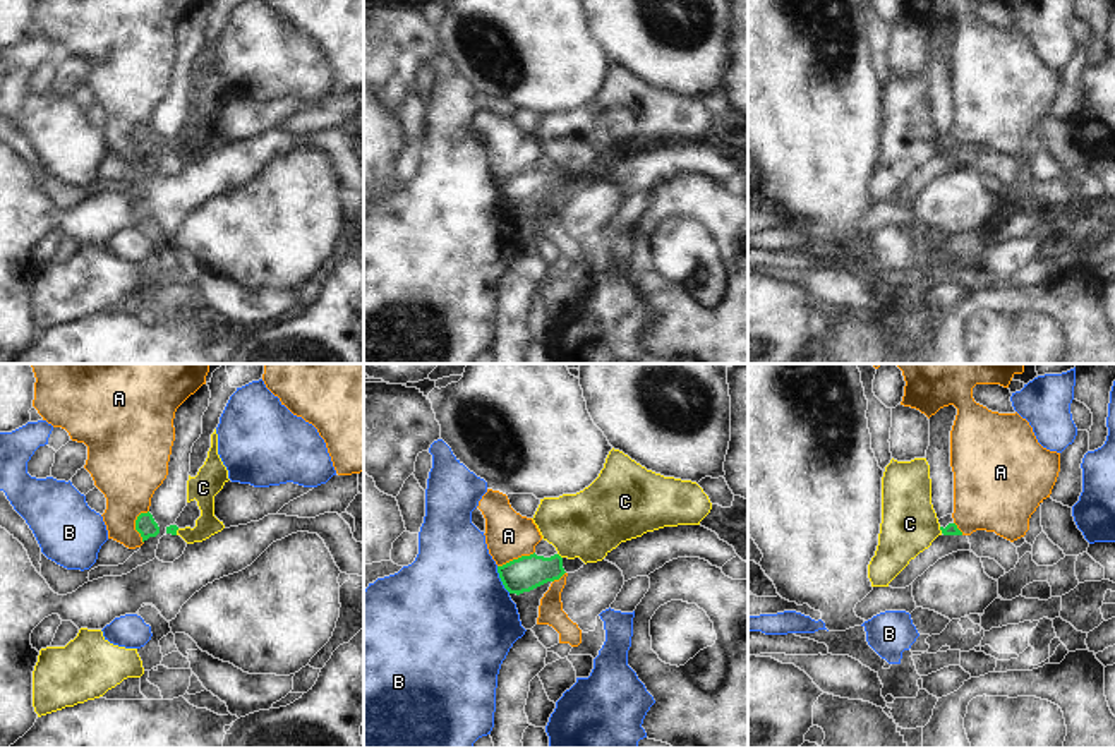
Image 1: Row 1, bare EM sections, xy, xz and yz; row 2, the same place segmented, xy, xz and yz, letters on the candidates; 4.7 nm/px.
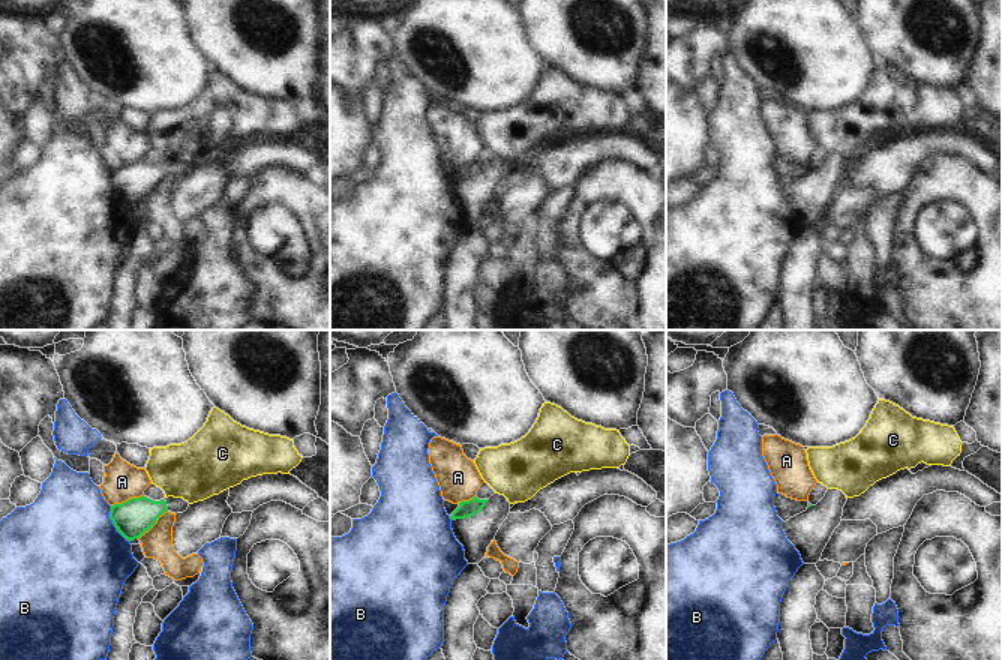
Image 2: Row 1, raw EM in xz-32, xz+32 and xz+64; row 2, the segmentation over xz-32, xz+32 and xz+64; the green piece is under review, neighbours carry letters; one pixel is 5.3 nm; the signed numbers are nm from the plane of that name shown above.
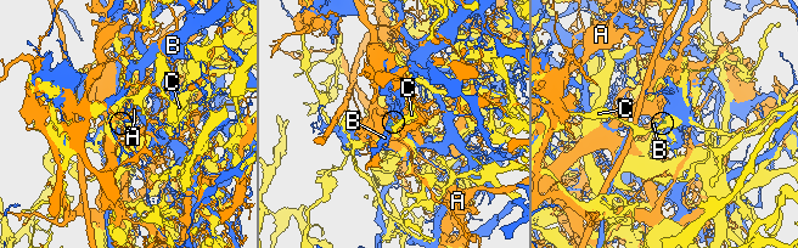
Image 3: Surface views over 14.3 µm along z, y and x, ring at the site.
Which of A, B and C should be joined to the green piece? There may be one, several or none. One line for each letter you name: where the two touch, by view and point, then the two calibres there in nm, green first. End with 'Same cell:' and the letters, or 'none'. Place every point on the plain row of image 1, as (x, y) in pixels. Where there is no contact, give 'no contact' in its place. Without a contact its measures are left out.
Same cell: none

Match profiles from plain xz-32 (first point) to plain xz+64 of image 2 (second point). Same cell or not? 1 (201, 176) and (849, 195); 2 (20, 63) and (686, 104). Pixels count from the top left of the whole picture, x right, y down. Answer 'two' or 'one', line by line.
1: one
2: two

